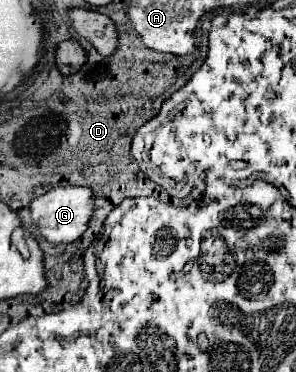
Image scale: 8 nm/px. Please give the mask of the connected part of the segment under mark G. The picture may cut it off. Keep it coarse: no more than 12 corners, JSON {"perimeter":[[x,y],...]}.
{"perimeter":[[53,187],[31,201],[33,221],[53,245],[89,227],[89,187]]}

